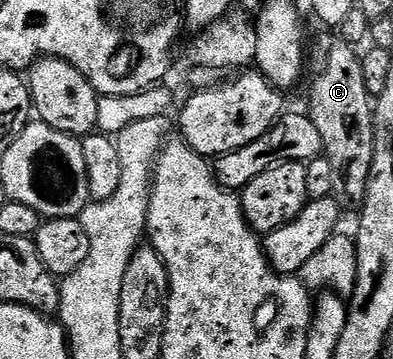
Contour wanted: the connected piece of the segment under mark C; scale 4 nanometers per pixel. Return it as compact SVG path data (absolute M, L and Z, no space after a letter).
M324 31L324 34L317 39L312 45L312 55L310 51L310 77L312 73L312 82L308 85L308 106L306 106L306 112L311 117L314 127L318 127L318 135L322 135L322 143L324 144L323 156L329 157L332 161L332 166L336 169L336 175L338 178L338 189L342 194L345 193L350 200L356 201L355 203L363 202L366 195L366 179L370 173L370 159L374 159L374 119L372 114L374 112L373 98L366 91L366 79L362 79L362 60L358 56L357 50L353 46L347 45L339 35L330 34L331 32Z

